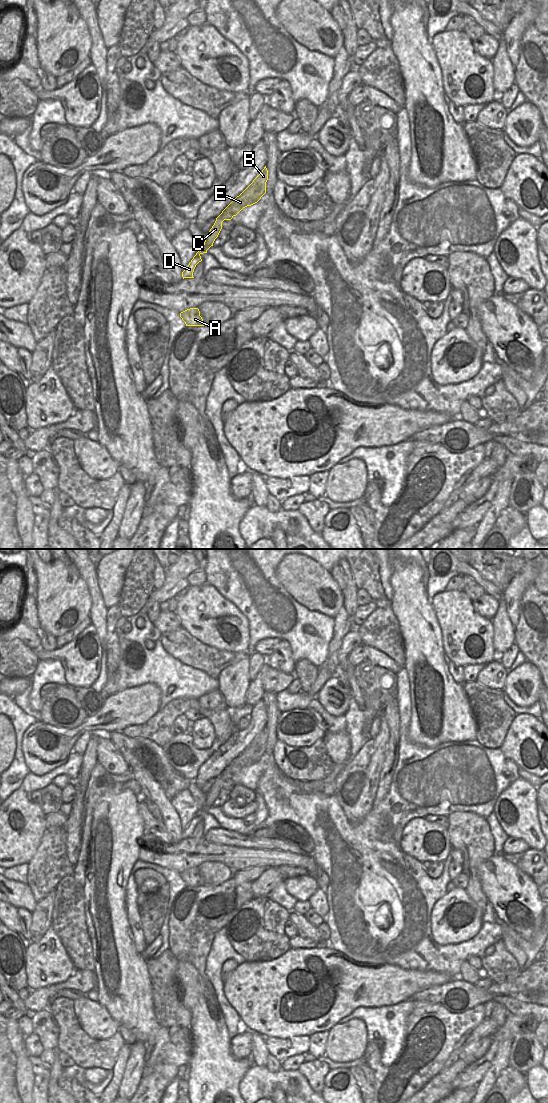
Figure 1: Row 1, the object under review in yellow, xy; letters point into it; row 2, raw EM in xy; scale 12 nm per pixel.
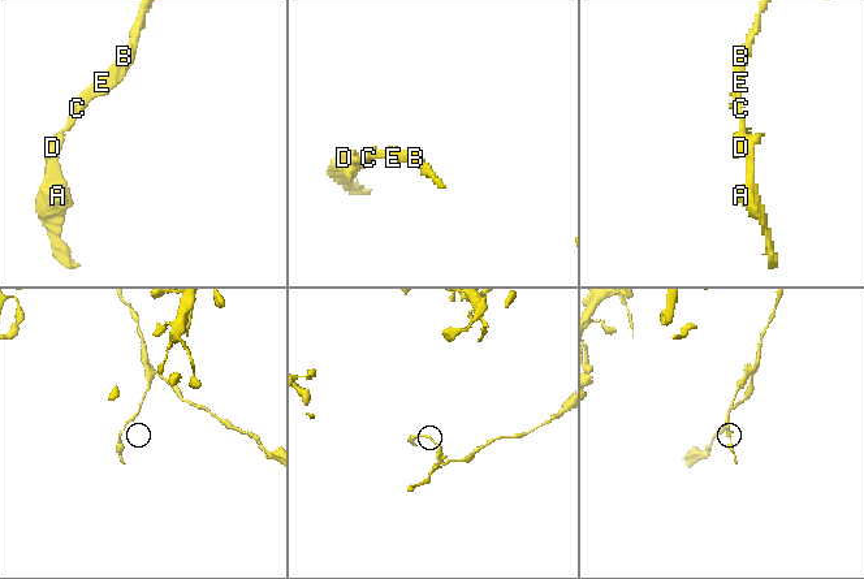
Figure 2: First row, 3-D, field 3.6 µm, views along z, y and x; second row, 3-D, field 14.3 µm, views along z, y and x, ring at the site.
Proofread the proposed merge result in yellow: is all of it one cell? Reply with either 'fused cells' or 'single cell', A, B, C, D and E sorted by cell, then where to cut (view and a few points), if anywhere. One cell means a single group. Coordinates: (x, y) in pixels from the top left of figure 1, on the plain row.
single cell | A B C D E | no cut

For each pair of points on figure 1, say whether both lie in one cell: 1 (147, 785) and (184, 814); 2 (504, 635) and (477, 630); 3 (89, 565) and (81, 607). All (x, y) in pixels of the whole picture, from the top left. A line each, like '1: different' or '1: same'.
1: different
2: different
3: different

